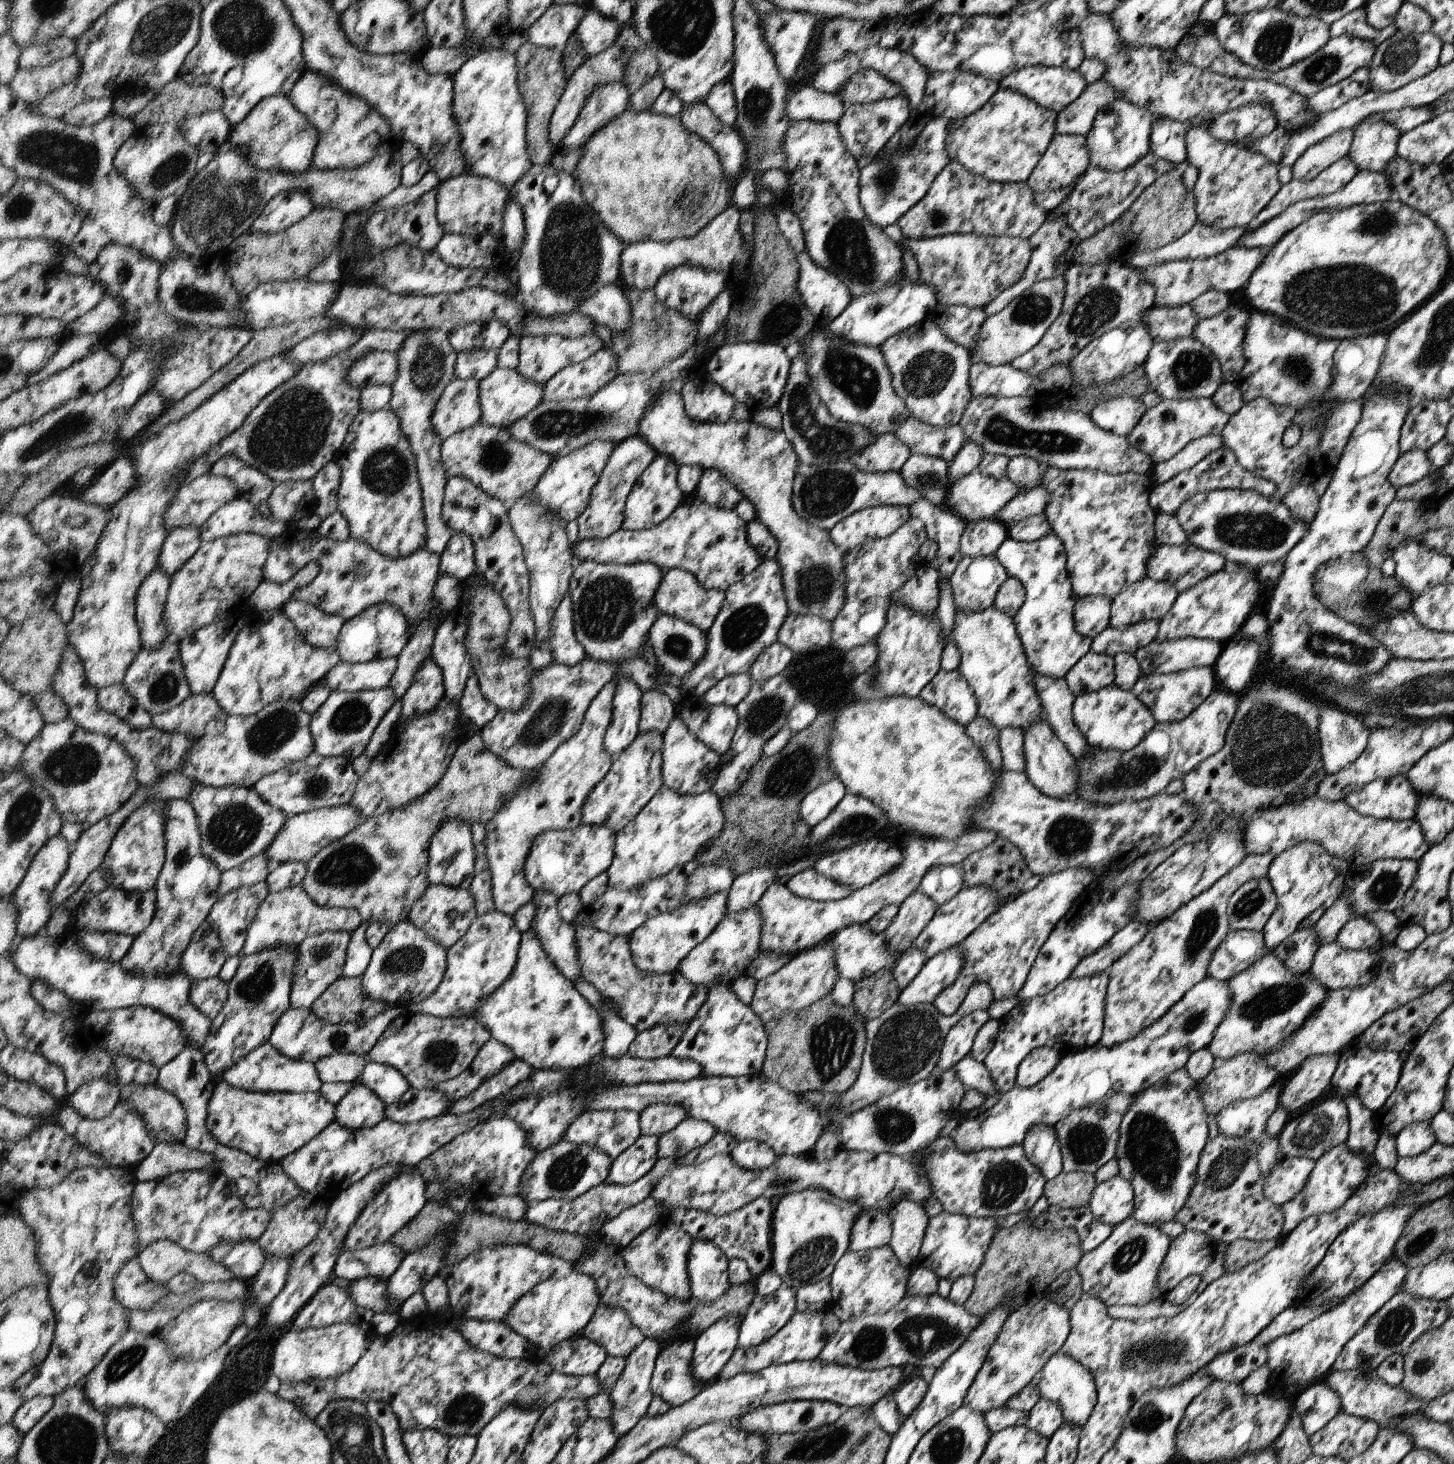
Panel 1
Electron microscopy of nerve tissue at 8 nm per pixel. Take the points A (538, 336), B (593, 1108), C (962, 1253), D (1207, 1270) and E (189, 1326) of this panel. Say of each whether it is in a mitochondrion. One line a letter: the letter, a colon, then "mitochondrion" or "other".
A: other
B: other
C: other
D: other
E: other

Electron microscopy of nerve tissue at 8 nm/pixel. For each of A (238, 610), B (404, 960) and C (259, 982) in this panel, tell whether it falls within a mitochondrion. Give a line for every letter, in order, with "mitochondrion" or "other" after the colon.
A: other
B: mitochondrion
C: mitochondrion

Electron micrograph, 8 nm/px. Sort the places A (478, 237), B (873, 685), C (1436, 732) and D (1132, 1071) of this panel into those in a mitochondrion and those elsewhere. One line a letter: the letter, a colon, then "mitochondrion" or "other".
A: other
B: mitochondrion
C: mitochondrion
D: other

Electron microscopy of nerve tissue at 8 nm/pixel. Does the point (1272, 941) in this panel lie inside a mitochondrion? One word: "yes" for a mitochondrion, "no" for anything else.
no

